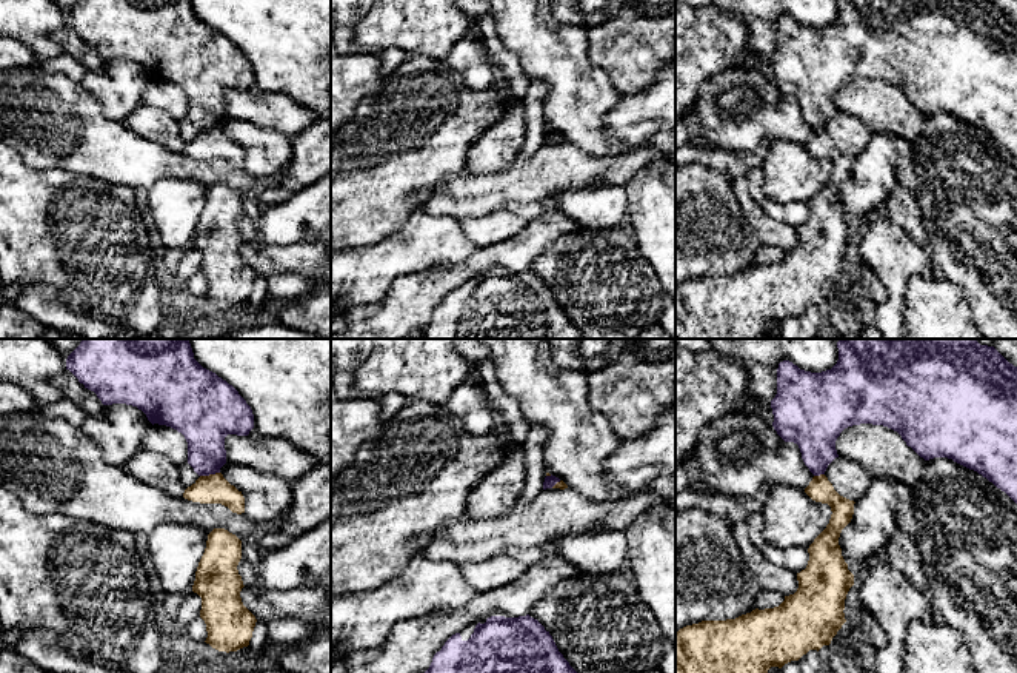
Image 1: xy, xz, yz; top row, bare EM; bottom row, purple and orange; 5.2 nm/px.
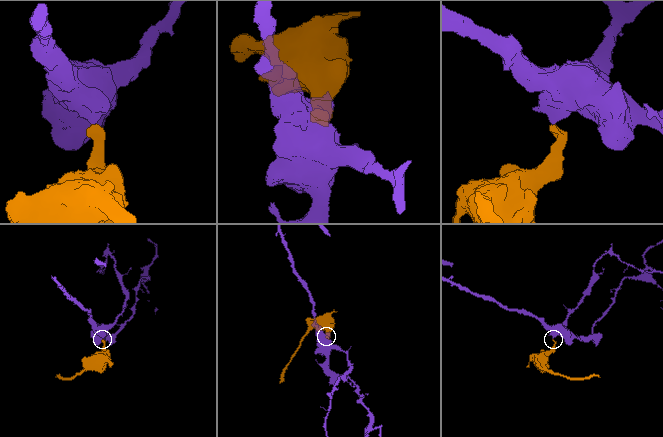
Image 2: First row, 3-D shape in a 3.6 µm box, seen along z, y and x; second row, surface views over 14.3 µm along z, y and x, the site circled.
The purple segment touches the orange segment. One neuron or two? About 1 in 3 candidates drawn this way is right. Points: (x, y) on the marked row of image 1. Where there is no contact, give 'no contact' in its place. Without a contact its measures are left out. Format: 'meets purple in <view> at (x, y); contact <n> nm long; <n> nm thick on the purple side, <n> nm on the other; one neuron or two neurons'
meets purple in xy at (210, 473); contact 110 nm long; 240 nm thick on the purple side, 160 nm on the other; two neurons

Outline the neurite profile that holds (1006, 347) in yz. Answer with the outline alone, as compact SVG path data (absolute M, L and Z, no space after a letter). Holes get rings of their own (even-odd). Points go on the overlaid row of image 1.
M997 339L994 348L1014 367L1017 367L1017 339Z

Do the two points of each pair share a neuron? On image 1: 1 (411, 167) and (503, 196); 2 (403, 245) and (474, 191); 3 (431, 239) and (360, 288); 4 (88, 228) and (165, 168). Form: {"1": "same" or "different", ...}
{"1": "different", "2": "different", "3": "same", "4": "different"}

